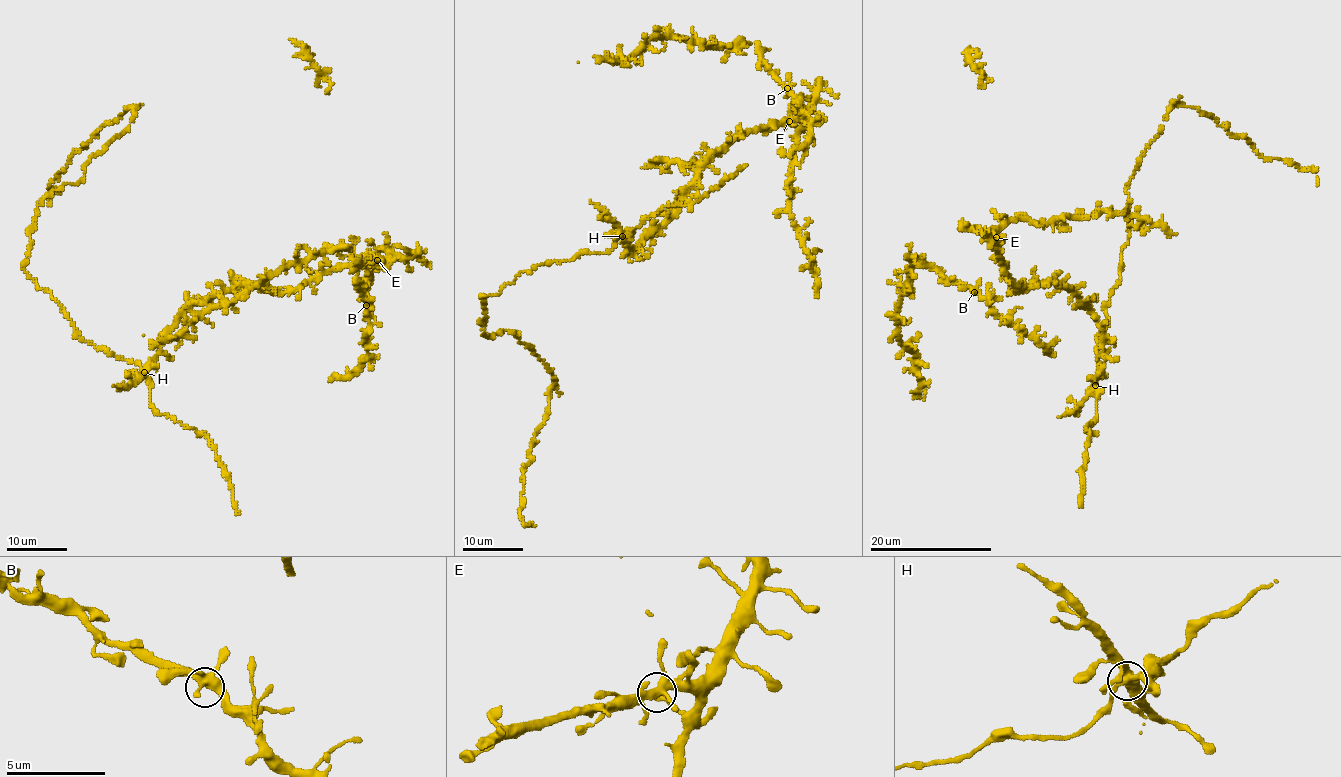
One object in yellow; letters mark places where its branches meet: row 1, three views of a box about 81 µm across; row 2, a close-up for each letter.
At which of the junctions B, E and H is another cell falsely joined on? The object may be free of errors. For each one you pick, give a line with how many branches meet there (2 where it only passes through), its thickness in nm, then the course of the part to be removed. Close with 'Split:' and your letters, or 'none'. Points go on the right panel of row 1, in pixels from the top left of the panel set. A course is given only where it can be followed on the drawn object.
Split: none

